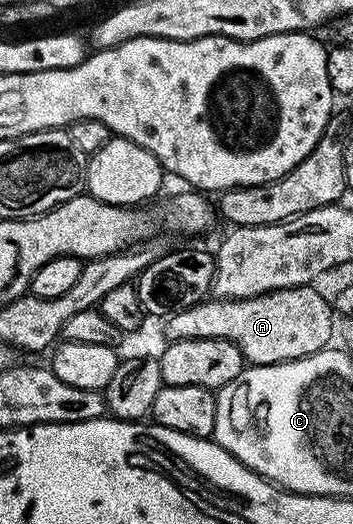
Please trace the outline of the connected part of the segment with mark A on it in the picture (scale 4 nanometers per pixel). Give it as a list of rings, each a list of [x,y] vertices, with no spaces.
[[[311,286],[288,287],[282,291],[271,291],[268,295],[256,295],[250,299],[223,299],[209,297],[187,309],[177,311],[164,320],[166,340],[175,339],[226,339],[241,350],[246,364],[262,367],[272,363],[288,363],[291,359],[302,359],[317,351],[324,351],[334,338],[332,319],[335,311],[331,303],[319,295]]]

